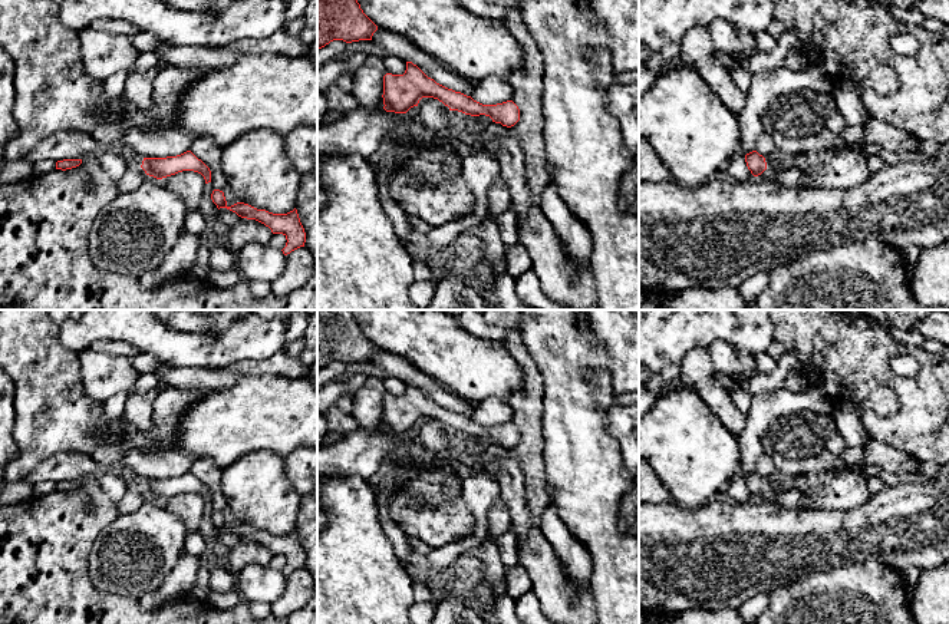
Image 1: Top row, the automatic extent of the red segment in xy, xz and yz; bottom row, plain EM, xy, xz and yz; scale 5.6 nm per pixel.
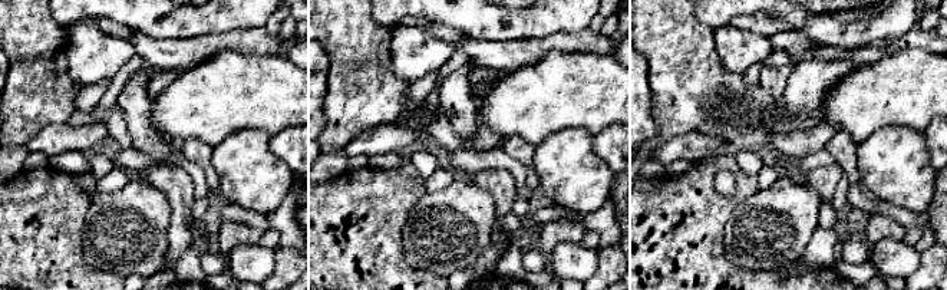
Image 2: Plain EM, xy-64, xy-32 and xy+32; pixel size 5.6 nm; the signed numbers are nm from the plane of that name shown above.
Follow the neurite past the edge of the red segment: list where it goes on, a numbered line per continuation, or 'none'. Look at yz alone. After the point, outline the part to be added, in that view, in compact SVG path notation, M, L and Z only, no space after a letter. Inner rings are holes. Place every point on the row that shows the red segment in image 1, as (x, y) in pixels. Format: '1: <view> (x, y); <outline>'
none

